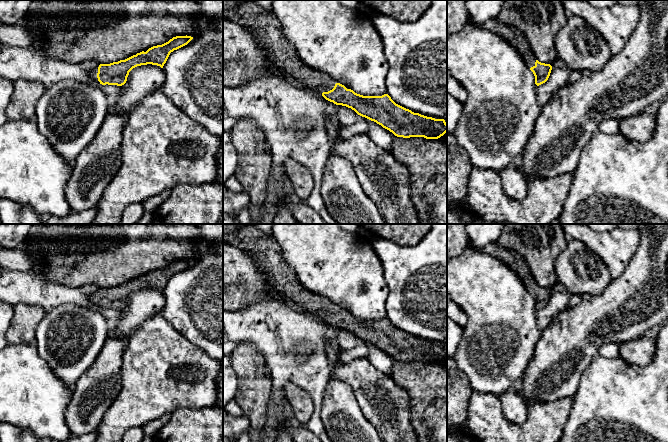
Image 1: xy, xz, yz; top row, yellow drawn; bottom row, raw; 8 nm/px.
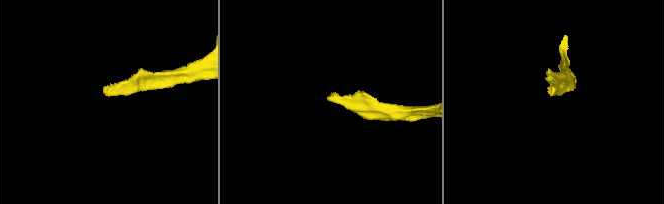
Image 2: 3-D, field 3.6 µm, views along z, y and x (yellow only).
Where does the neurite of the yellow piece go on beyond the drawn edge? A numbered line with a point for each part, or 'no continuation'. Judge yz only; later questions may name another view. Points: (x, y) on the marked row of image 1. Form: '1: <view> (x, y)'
1: yz (515, 37)

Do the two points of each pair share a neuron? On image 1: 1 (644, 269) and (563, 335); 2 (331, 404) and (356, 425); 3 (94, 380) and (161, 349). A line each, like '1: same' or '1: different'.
1: same
2: same
3: different

